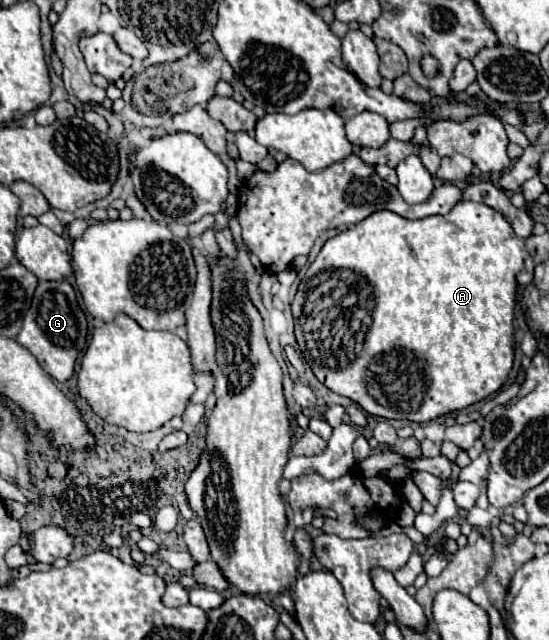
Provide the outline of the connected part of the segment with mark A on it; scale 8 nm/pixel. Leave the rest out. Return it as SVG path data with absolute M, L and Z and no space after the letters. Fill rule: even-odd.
M460 201L446 215L432 215L416 221L404 219L392 211L376 211L368 215L364 221L328 239L322 251L318 253L316 261L308 267L292 303L298 347L320 383L324 383L334 393L352 399L370 415L422 423L464 409L496 393L508 379L508 373L512 369L512 359L514 359L512 321L514 321L514 307L516 307L516 273L522 271L527 256L525 240L518 239L510 223L498 211L494 211L484 203Z

